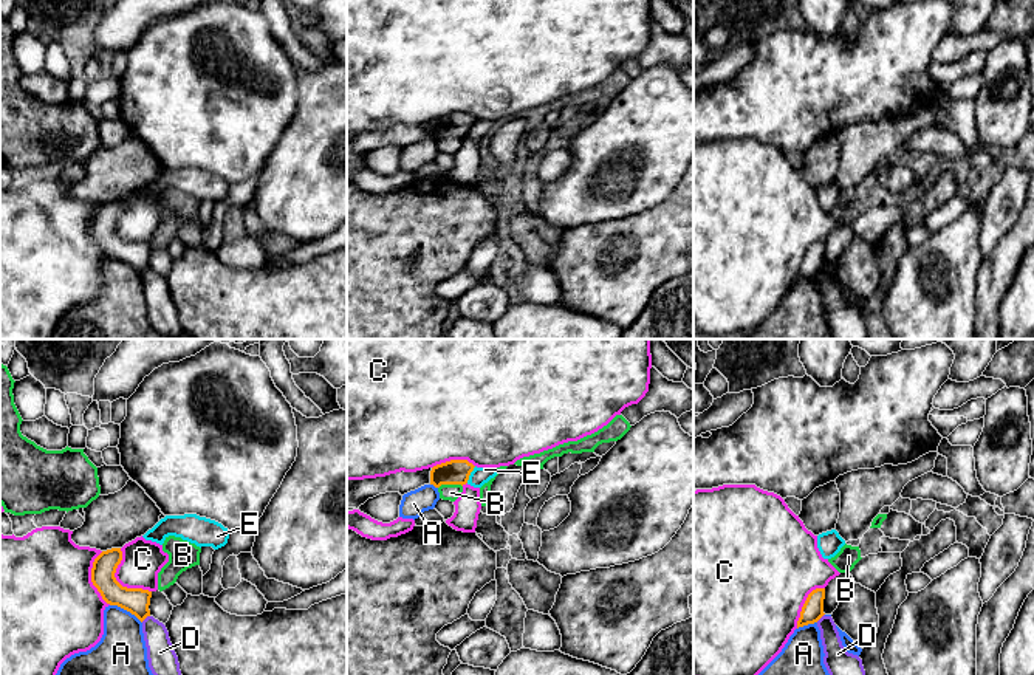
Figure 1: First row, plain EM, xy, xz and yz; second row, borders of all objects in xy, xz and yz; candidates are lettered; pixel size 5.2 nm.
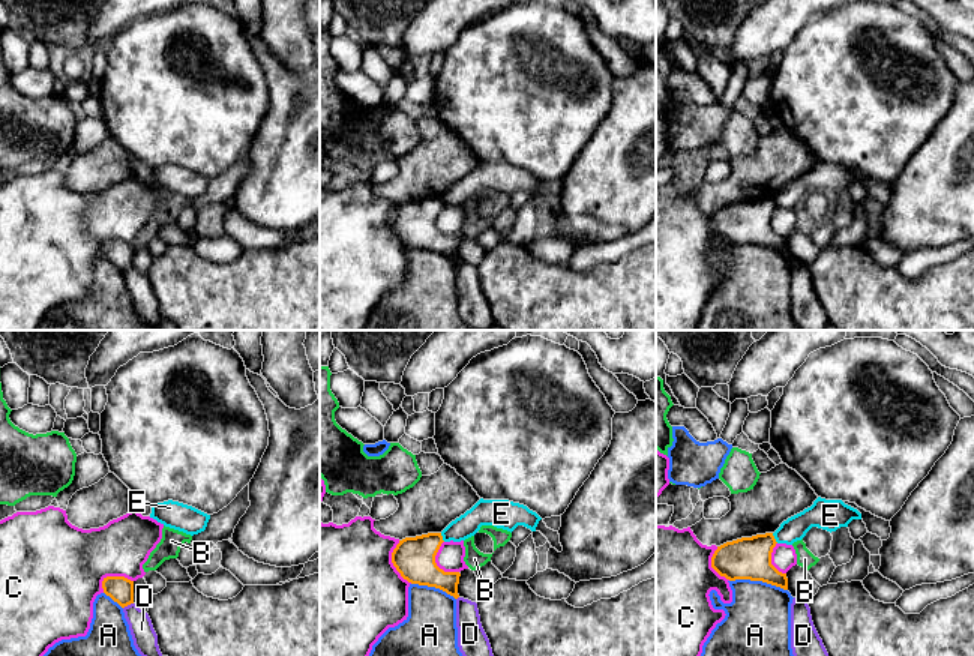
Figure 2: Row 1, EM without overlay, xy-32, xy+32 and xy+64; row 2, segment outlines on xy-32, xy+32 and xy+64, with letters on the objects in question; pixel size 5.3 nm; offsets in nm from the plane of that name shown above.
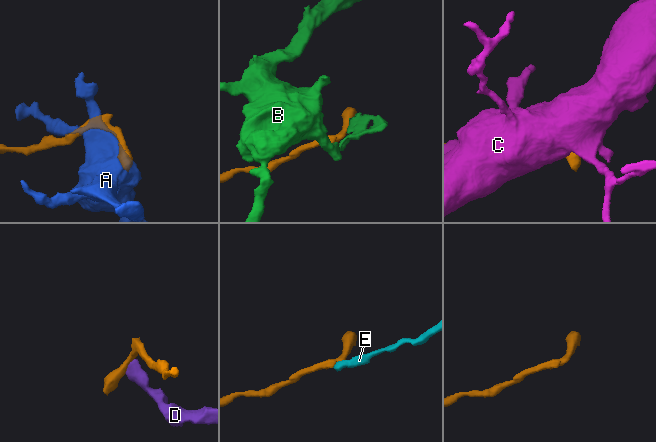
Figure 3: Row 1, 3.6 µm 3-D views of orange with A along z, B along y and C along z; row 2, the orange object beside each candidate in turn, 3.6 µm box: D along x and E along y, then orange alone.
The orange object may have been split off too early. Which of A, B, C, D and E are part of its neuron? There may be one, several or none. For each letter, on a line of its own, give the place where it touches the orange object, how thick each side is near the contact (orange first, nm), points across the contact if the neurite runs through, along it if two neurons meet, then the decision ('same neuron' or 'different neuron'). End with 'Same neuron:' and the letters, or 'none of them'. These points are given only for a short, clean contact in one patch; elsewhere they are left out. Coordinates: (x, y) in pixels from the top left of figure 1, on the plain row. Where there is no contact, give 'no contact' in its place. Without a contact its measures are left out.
A: meets orange in xy at (126, 262); 140 nm thick on the orange side, 280 nm on the other; different neuron
B: meets orange in xz at (449, 137); 130 nm thick on the orange side, 80 nm on the other; different neuron
C: meets orange in xy at (116, 234); 140 nm thick on the orange side, 220 nm on the other; different neuron
D: meets orange in xy at (144, 271); 140 nm thick on the orange side, 160 nm on the other; border along xy (149, 268), (141, 274); different neuron
E: meets orange in xz at (469, 127); 130 nm thick on the orange side, 90 nm on the other; border along xz (475, 119), (466, 135); different neuron
Same neuron: none of them

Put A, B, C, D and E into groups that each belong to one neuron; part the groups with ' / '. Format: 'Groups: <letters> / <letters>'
Groups: A / B / C / D / E

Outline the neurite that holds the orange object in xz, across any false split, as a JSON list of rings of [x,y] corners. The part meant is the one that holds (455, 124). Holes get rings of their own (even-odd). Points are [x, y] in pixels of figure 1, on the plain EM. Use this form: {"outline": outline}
{"outline": [[[450,113],[441,118],[437,118],[430,124],[430,138],[440,141],[441,138],[466,138],[474,118],[467,113]]]}

